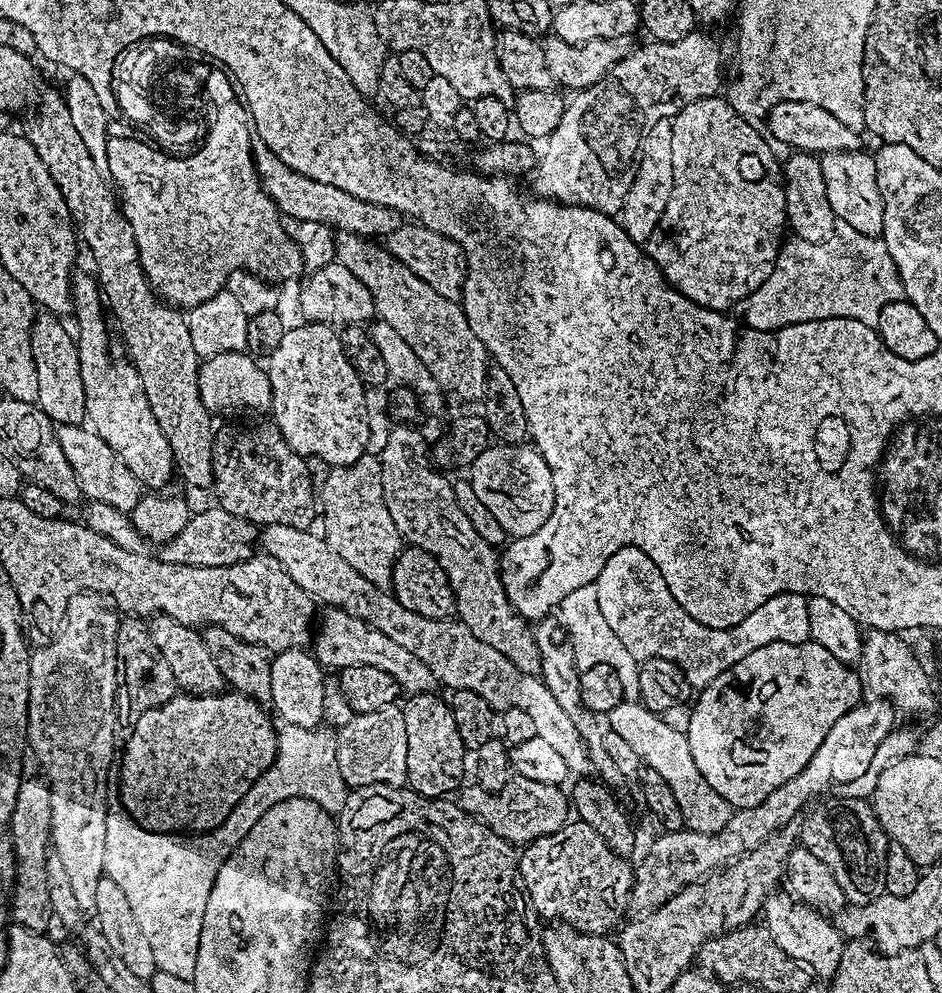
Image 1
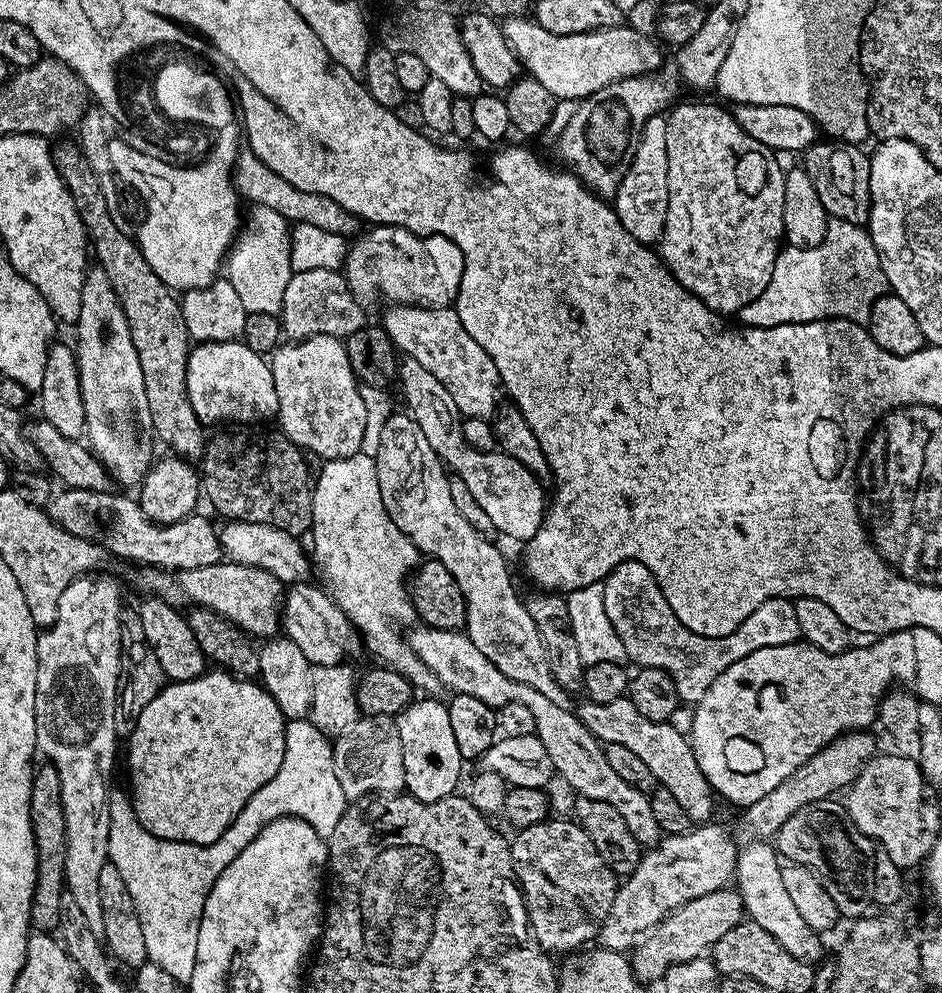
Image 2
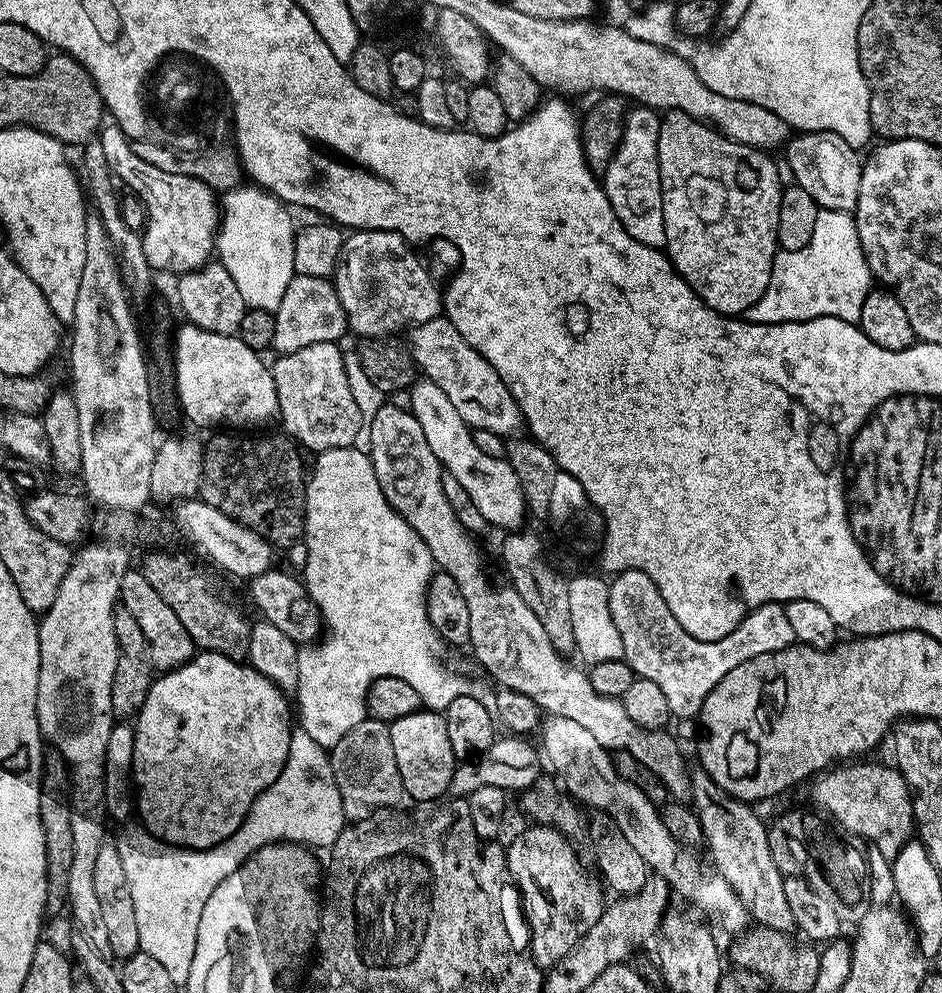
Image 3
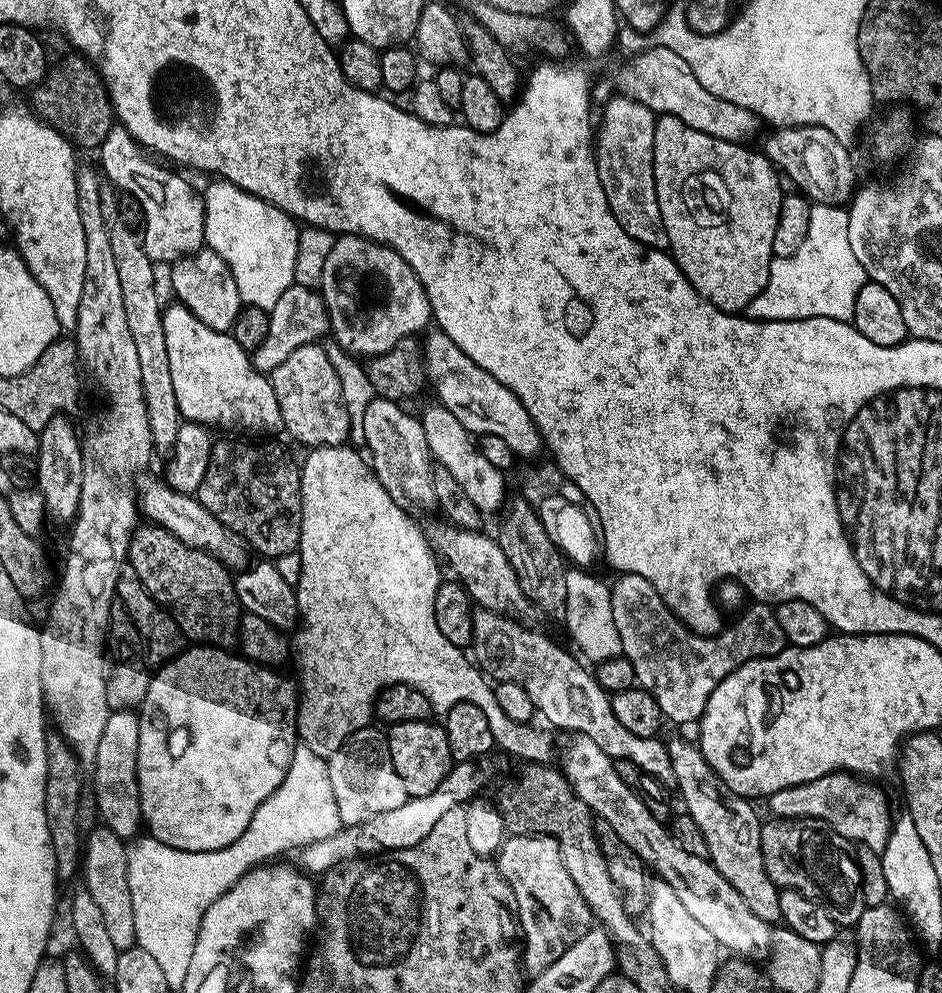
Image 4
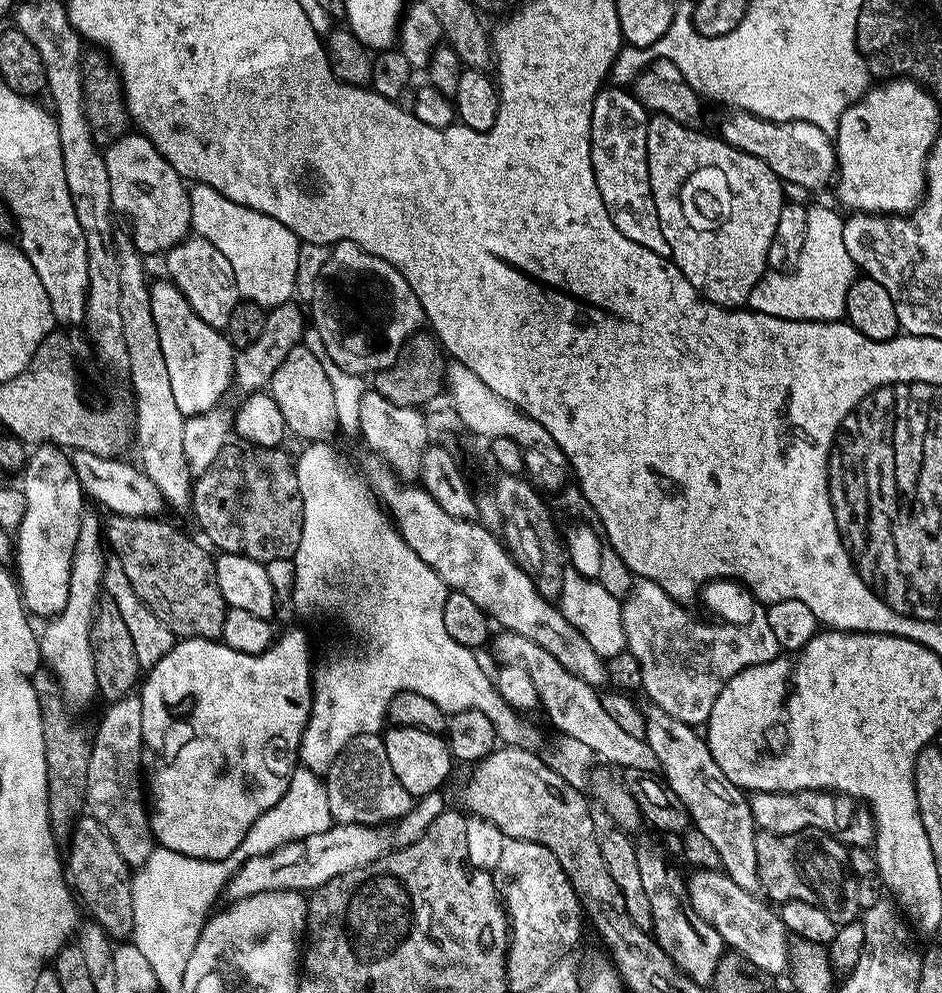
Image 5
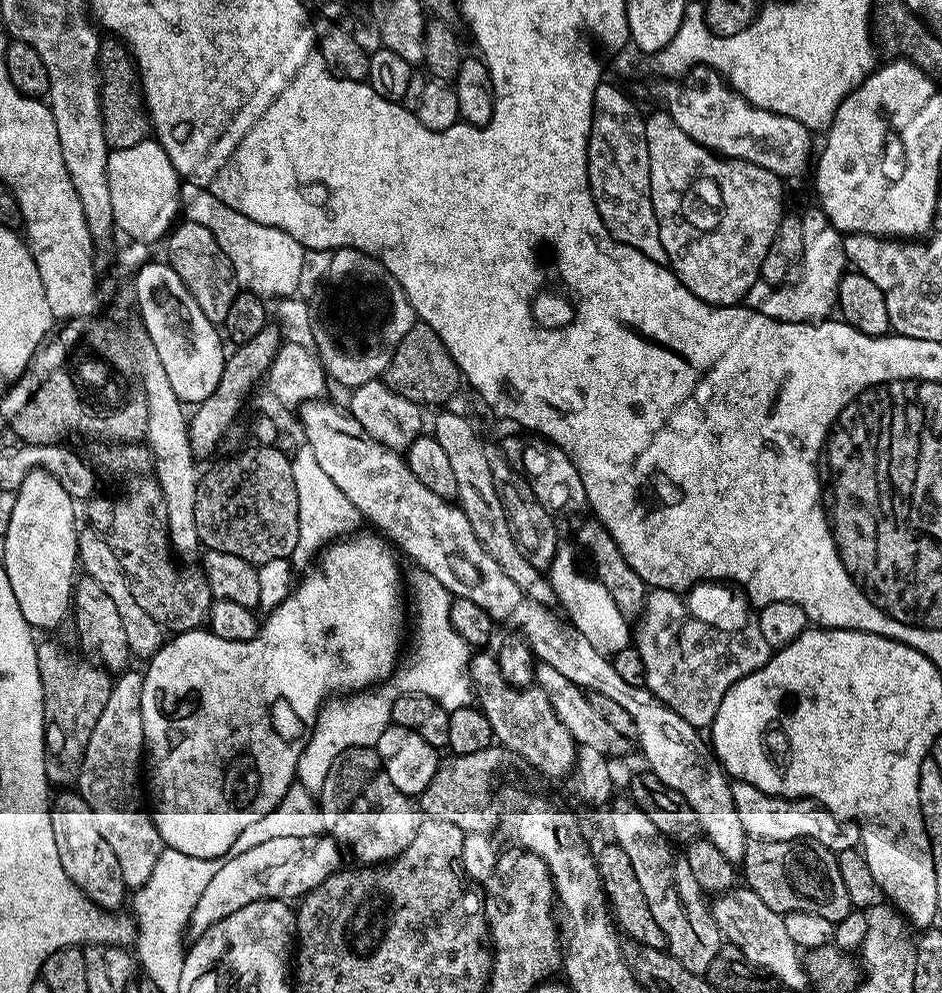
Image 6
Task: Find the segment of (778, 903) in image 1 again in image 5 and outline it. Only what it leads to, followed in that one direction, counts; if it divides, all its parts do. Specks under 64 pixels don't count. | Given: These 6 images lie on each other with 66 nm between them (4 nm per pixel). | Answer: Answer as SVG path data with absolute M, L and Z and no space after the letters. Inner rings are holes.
M655 706L647 709L644 725L644 739L650 750L654 750L664 783L682 798L691 823L713 843L723 872L744 890L755 893L760 886L754 849L758 829L748 806L749 797L725 778L710 754L707 739L701 733L699 736L693 725L678 722L678 718L670 718L666 710Z

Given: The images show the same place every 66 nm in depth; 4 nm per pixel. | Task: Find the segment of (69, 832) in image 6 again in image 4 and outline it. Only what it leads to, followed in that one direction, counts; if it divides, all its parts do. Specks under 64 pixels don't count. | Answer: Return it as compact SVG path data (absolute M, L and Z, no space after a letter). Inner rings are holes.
M97 826L92 832L92 841L87 841L86 851L82 856L82 876L86 883L86 891L98 902L98 910L102 910L102 922L106 922L106 930L110 933L110 942L118 949L131 948L136 944L134 930L134 902L130 898L130 882L128 881L128 848L125 841L103 826Z

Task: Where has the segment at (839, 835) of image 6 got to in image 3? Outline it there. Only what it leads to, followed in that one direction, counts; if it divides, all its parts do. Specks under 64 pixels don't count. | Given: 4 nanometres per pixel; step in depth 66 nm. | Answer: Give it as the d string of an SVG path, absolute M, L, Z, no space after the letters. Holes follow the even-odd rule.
M860 762L837 767L832 770L837 772L829 771L815 781L817 784L812 790L812 796L817 804L815 807L827 813L845 833L861 841L880 842L883 836L888 836L886 852L889 857L895 858L909 843L914 832L912 794L908 791L908 783L895 766L888 765L887 768L884 764L856 763ZM848 766L849 768L844 768Z

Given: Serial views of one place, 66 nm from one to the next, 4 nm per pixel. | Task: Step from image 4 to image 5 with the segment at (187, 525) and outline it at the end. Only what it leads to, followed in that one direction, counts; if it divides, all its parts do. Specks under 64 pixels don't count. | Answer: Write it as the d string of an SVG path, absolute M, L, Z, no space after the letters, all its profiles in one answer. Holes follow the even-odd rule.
M73 451L70 456L72 468L85 497L105 504L109 513L119 516L155 516L159 517L163 508L166 508L164 496L158 486L144 473L144 469L135 463L127 464L124 458L99 456L93 452Z

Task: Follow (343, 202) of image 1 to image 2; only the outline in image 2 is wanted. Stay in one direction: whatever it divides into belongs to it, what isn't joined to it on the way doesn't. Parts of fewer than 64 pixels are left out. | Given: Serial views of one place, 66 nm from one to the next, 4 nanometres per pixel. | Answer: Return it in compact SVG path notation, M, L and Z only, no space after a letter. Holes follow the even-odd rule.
M249 155L247 159L245 164L244 161L237 163L234 169L236 190L245 201L250 200L249 202L253 205L269 207L293 225L313 223L319 229L339 232L345 238L355 237L361 231L361 221L342 206L338 206L338 202L334 202L328 196L319 196L316 192L303 192L290 186L290 182L286 182L278 174L274 174L274 170L267 168L254 155Z

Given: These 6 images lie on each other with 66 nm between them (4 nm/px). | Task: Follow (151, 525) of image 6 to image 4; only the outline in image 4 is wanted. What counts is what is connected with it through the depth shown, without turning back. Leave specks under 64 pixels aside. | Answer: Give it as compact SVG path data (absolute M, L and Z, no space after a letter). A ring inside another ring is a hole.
M144 526L132 536L128 544L127 563L134 570L134 574L146 586L148 593L156 599L163 608L171 611L185 637L188 636L192 642L199 642L204 646L220 646L225 642L228 635L233 635L234 625L238 620L238 604L233 599L233 589L230 587L230 572L225 565L221 564L215 556L211 556L202 548L191 548L186 546L173 532L167 532L159 526Z

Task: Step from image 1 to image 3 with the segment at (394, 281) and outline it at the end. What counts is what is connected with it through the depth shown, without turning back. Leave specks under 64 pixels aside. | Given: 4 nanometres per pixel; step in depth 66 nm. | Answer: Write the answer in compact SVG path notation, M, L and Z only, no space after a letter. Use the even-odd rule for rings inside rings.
M446 318L426 321L424 324L415 325L411 332L410 351L417 369L427 379L433 380L442 390L442 394L446 394L446 398L450 398L450 403L454 406L454 410L458 410L462 422L466 422L473 430L477 428L490 430L502 437L515 433L515 428L521 427L520 407L516 405L516 400L510 394L510 390L502 382L498 370L494 370L494 366L490 366L490 362L486 362L486 358L482 358L482 354L478 354L478 350L474 350L474 346L470 346L470 342L462 338L462 334L458 334L458 330L454 330L450 321Z

